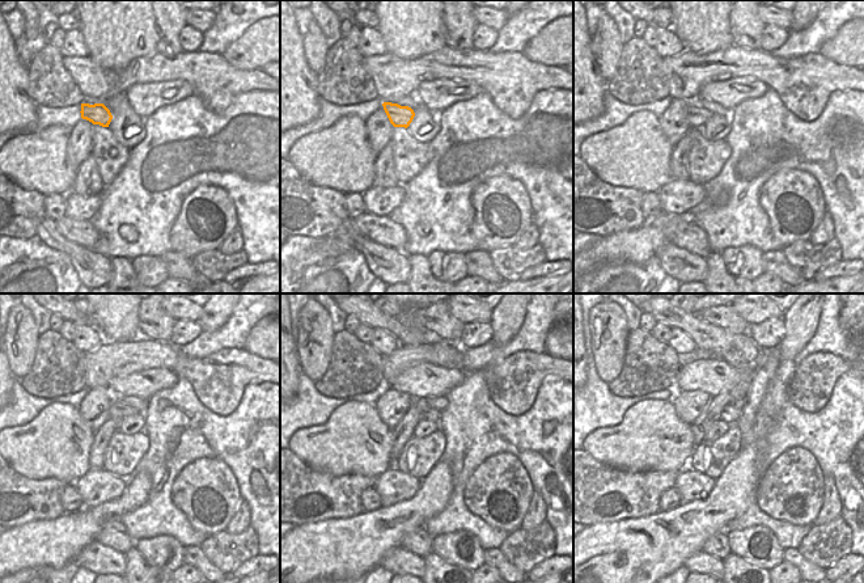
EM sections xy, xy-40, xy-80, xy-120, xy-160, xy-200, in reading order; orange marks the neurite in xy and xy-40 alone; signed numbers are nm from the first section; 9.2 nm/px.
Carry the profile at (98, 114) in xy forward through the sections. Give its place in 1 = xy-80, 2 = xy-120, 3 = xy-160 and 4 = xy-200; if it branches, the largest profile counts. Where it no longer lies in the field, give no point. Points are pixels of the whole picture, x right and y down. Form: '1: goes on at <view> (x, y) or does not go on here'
1: goes on at xy-80 (698, 115)
2: goes on at xy-120 (117, 410)
3: goes on at xy-160 (432, 414)
4: goes on at xy-200 (731, 414)

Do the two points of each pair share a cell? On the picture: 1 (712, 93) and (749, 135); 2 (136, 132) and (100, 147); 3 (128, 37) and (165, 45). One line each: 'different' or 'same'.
1: different
2: different
3: different

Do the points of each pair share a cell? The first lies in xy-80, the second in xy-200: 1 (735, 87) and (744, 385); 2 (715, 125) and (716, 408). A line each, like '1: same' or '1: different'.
1: different
2: different

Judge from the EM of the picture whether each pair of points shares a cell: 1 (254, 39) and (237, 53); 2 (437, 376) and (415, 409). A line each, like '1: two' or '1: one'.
1: one
2: two

